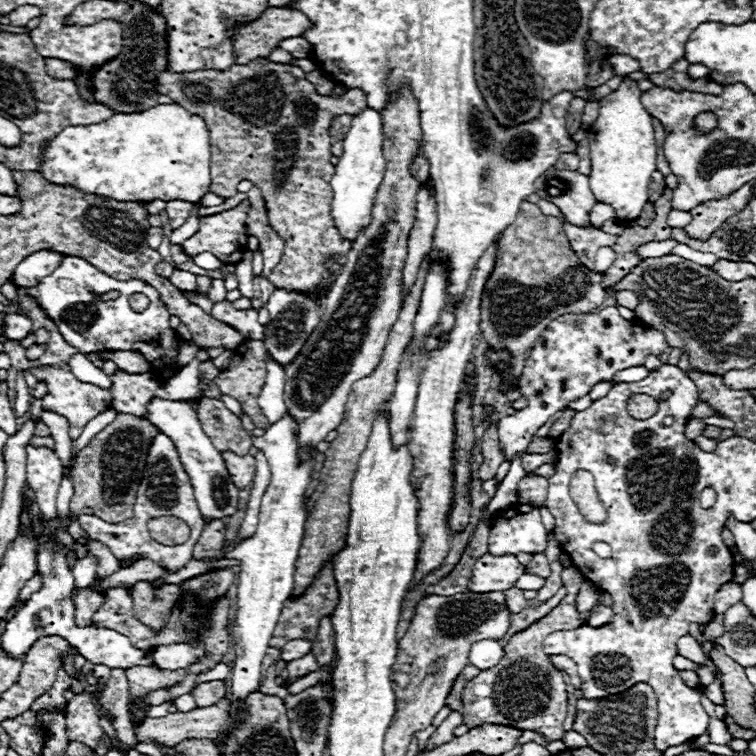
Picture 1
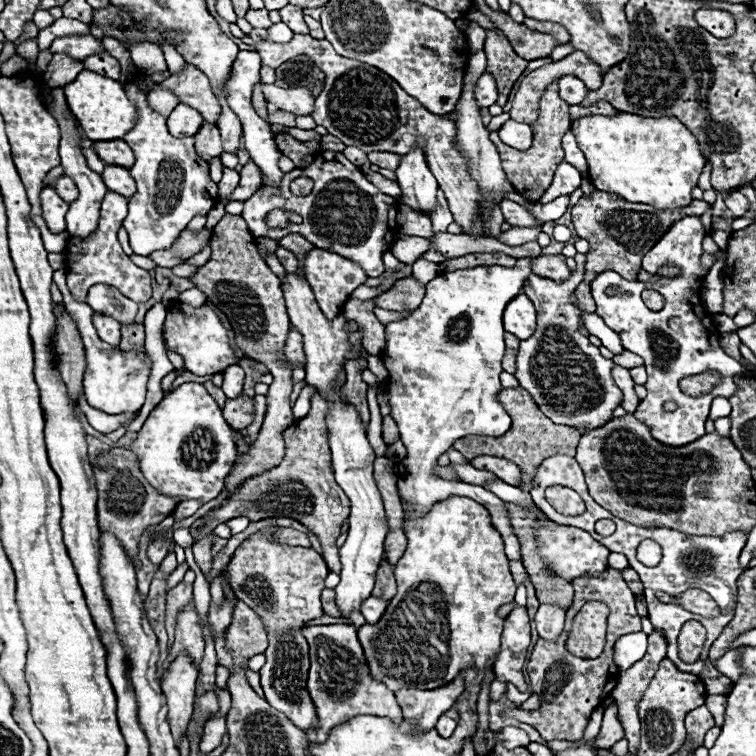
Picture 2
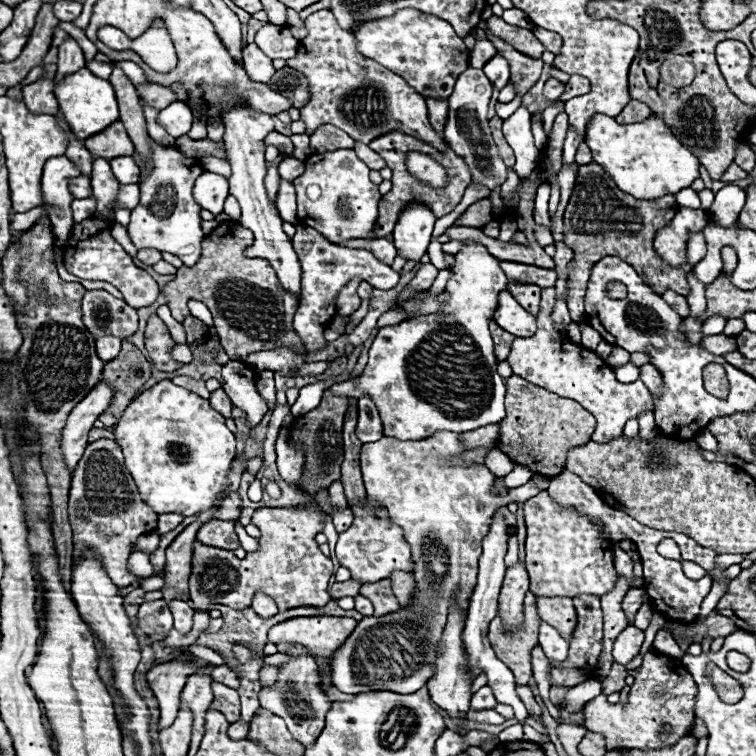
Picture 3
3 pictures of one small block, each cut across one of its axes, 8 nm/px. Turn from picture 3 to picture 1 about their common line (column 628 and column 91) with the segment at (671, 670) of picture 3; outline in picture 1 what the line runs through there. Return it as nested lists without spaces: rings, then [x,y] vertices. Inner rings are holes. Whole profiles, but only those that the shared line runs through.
[[[86,690],[68,700],[68,718],[66,718],[66,734],[70,740],[82,742],[90,748],[96,748],[104,728],[100,726],[100,716],[94,706],[94,694]]]

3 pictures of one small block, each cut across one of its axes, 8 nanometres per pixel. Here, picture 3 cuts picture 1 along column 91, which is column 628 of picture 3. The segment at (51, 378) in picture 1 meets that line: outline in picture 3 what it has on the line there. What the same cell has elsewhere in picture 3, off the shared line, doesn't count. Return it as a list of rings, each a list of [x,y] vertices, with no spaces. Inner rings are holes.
[[[554,288],[542,290],[538,330],[530,338],[516,338],[512,342],[508,364],[512,366],[512,372],[516,376],[522,376],[528,382],[534,382],[536,386],[542,386],[548,392],[554,392],[562,398],[572,398],[580,406],[590,410],[590,414],[594,414],[598,422],[596,434],[592,434],[592,440],[610,442],[622,436],[622,428],[628,420],[638,418],[644,410],[654,410],[654,400],[648,388],[640,380],[632,384],[618,382],[614,376],[614,370],[602,358],[598,358],[590,350],[582,350],[582,346],[578,344],[572,344],[568,336],[554,332],[552,318],[550,318],[554,302],[556,302],[556,290]]]

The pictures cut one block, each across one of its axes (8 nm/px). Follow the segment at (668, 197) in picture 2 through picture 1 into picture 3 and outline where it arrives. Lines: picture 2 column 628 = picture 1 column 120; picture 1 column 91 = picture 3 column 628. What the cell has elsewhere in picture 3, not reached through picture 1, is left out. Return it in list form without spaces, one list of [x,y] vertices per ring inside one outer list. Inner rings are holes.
[[[596,114],[586,130],[586,144],[594,160],[606,168],[616,186],[634,198],[660,198],[688,188],[698,178],[698,158],[678,142],[662,118],[650,116],[636,124],[618,124],[606,114]]]

